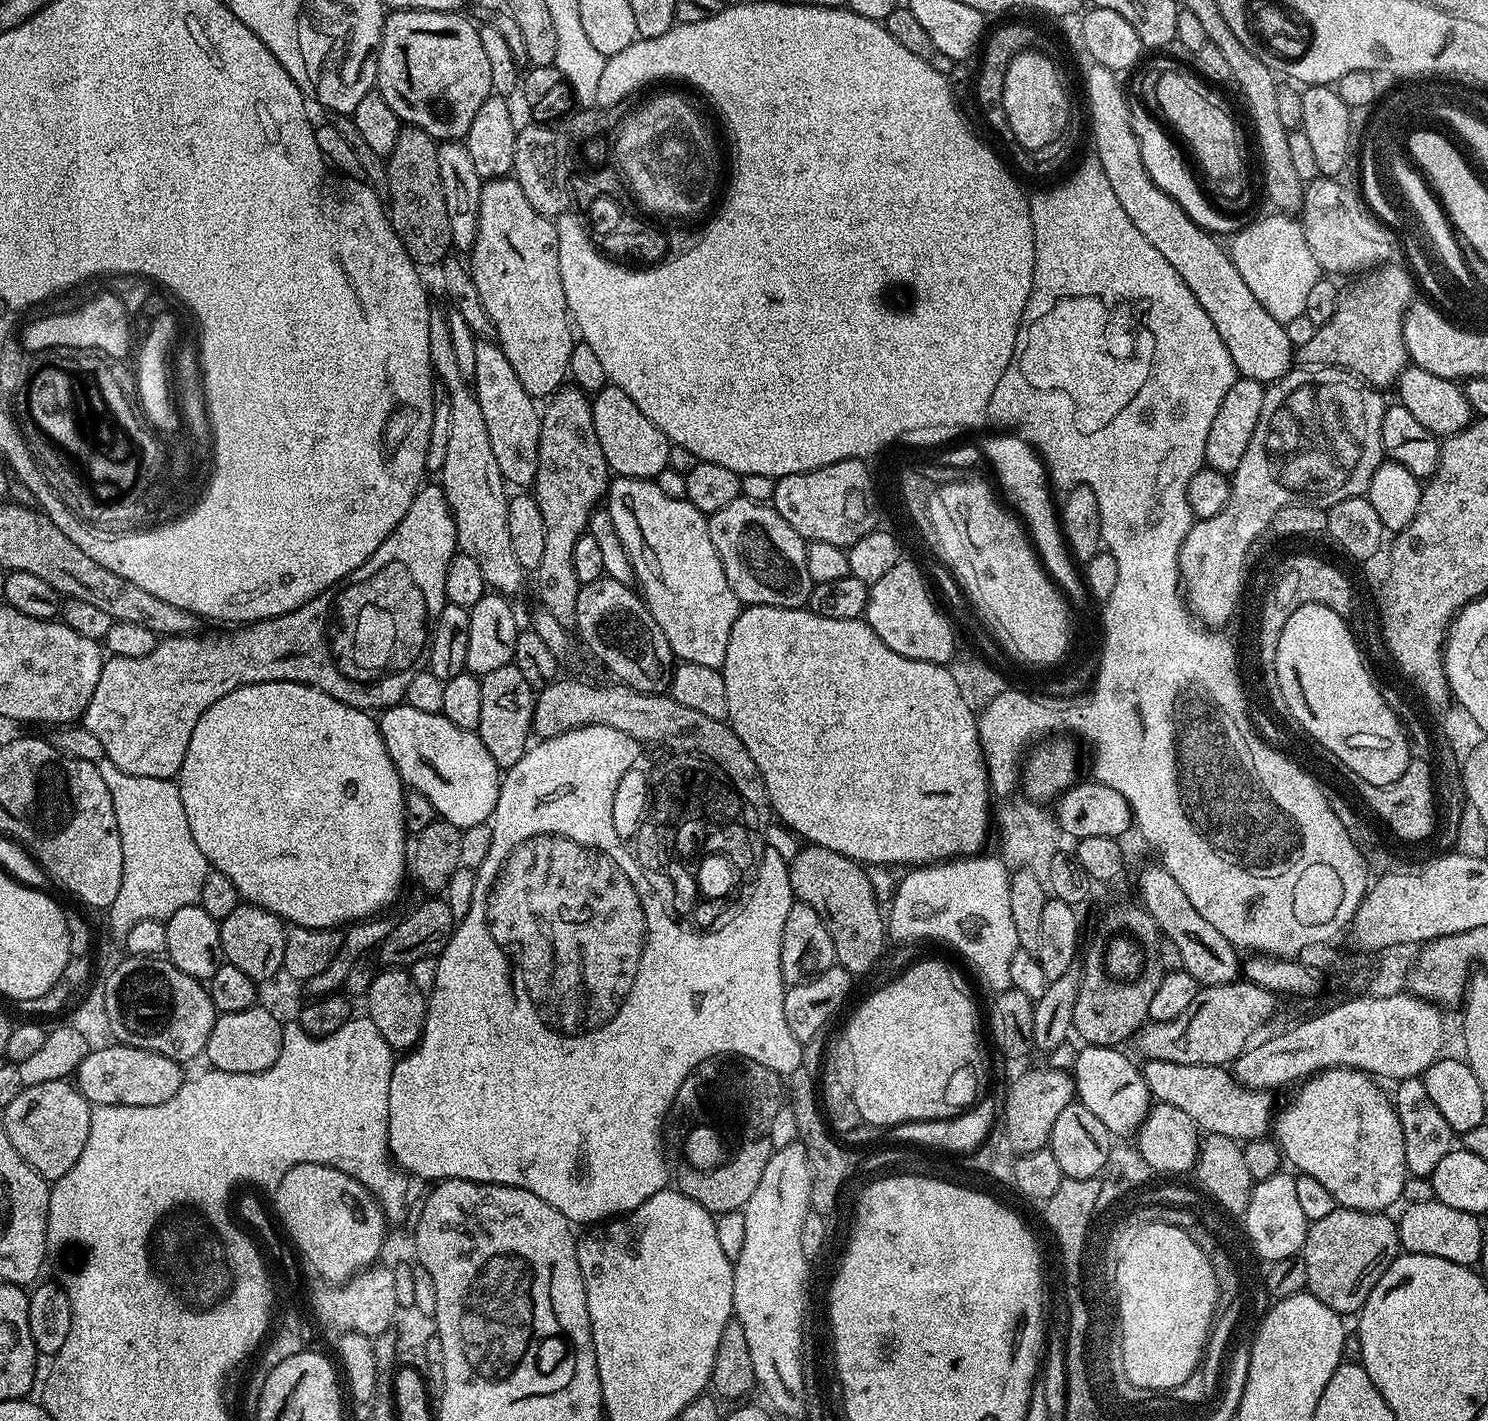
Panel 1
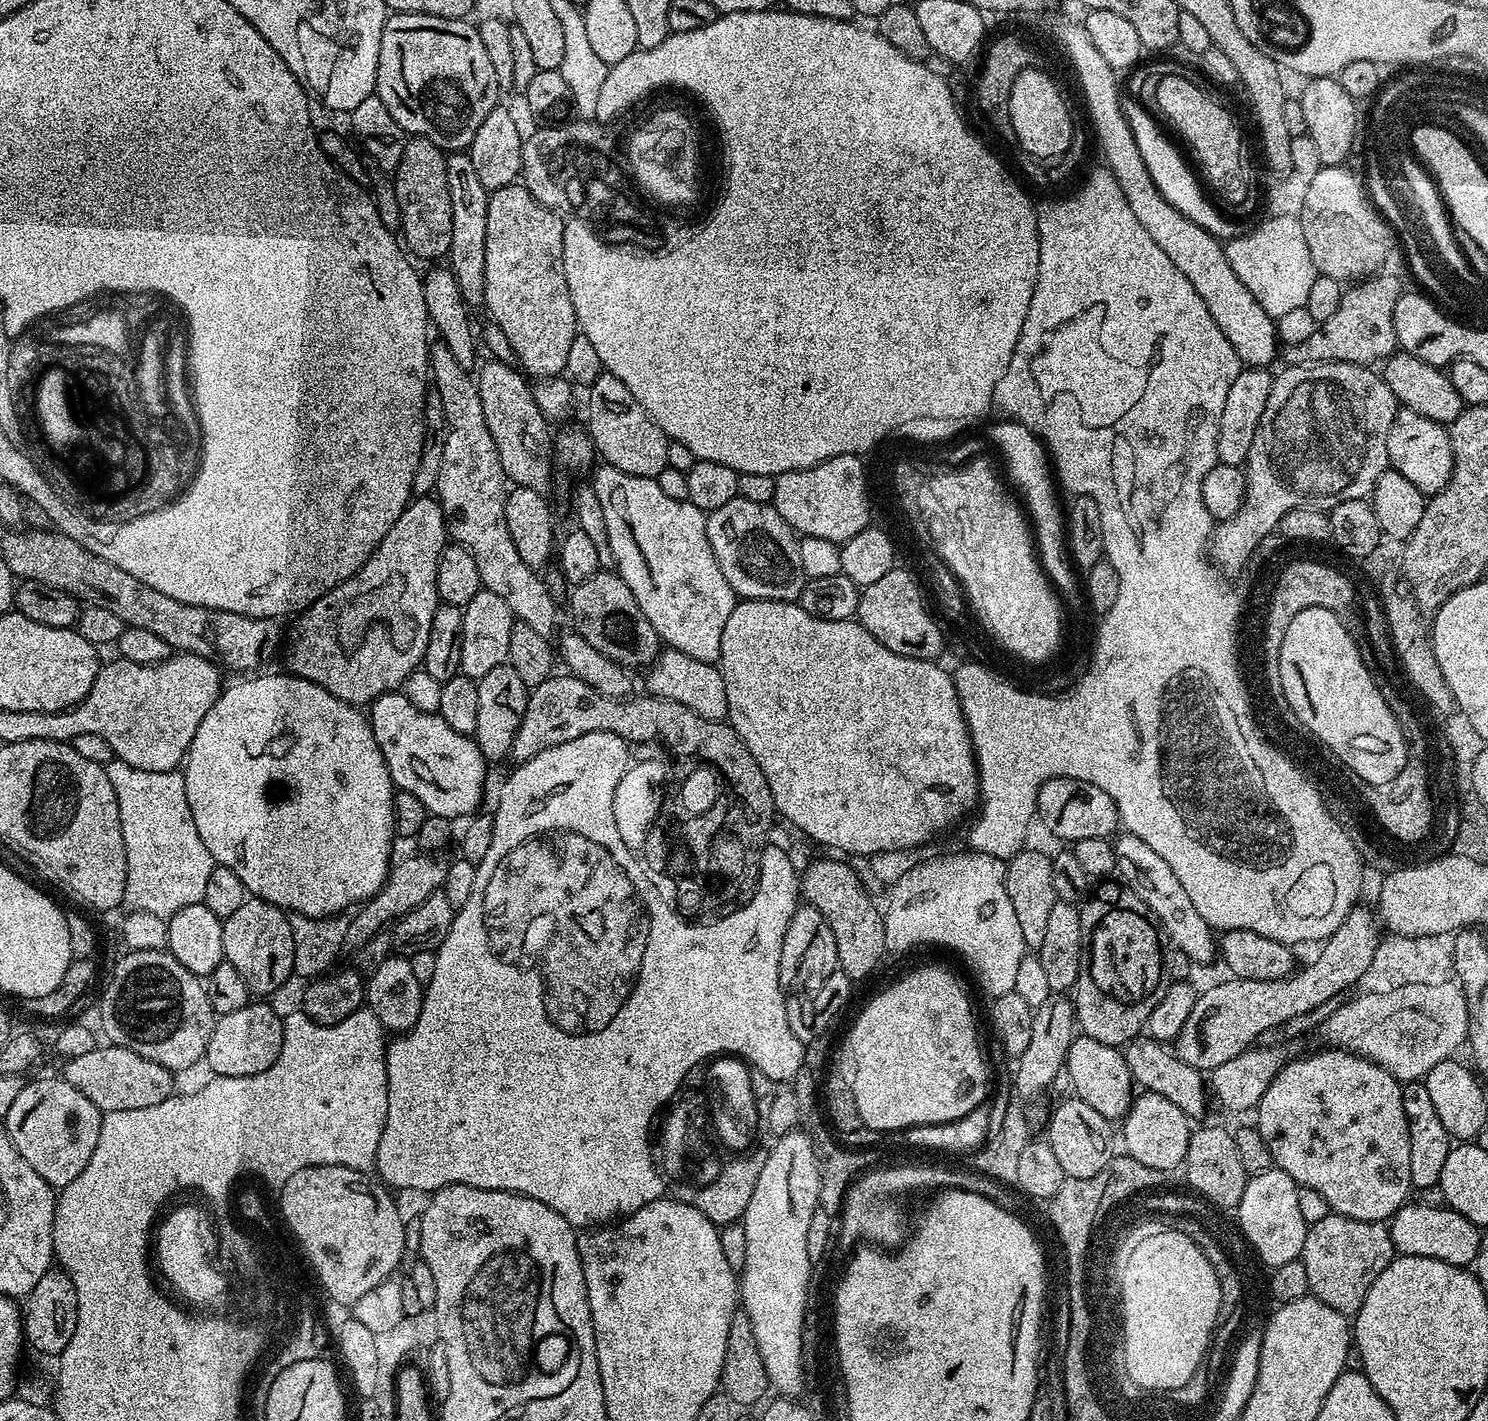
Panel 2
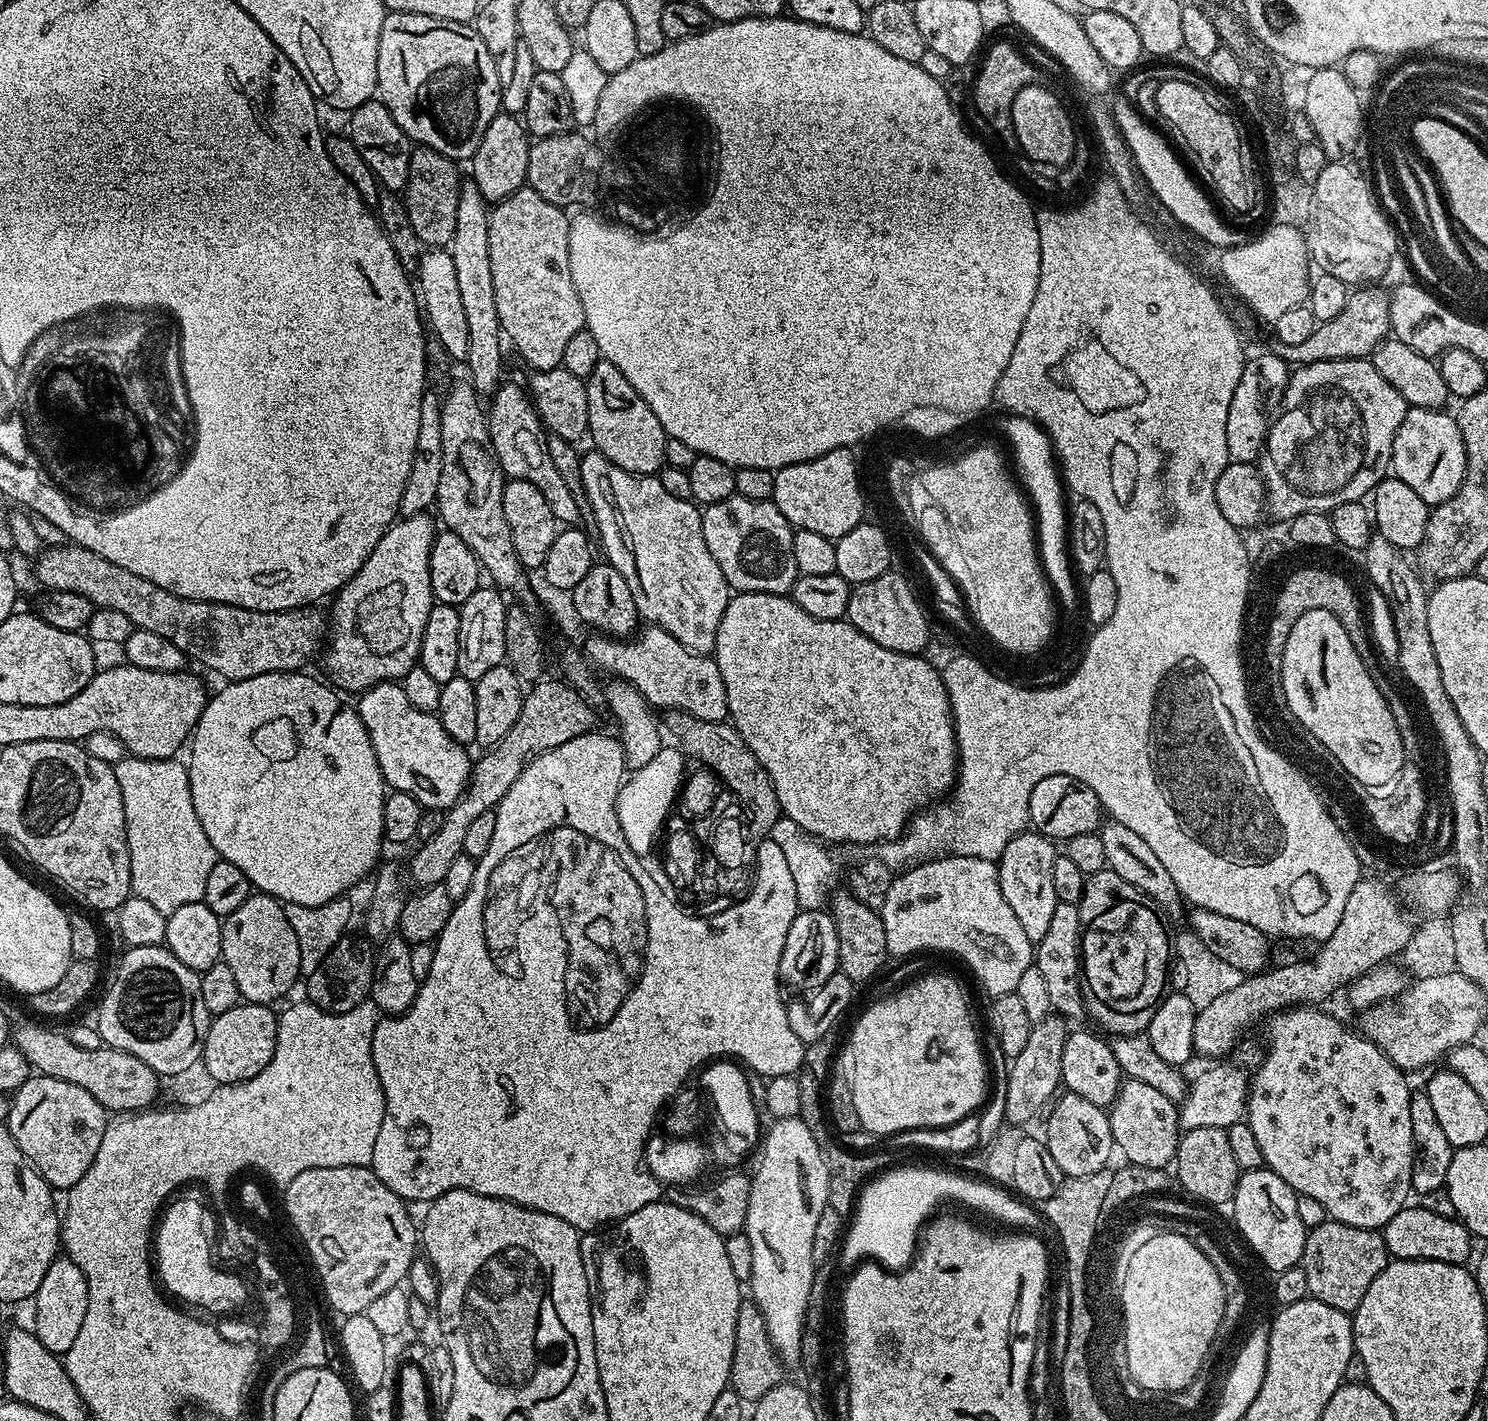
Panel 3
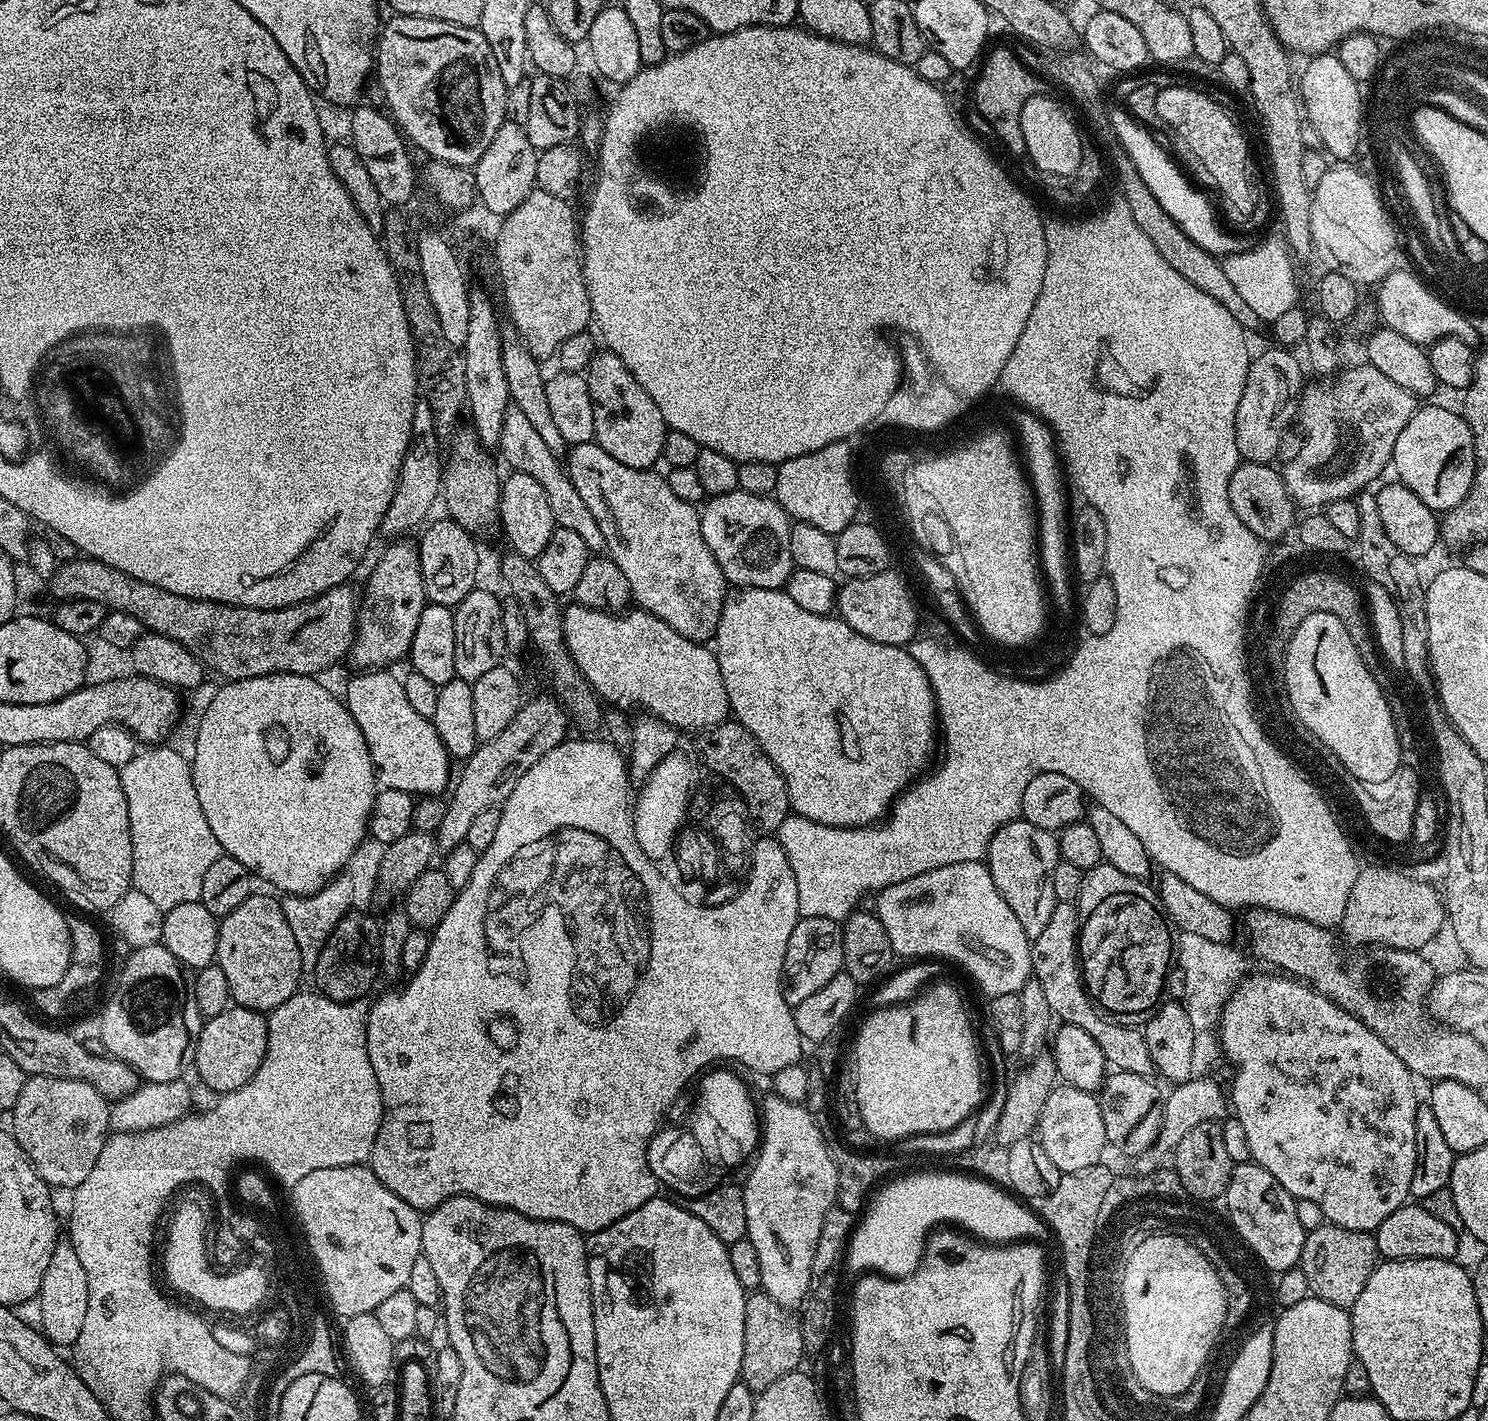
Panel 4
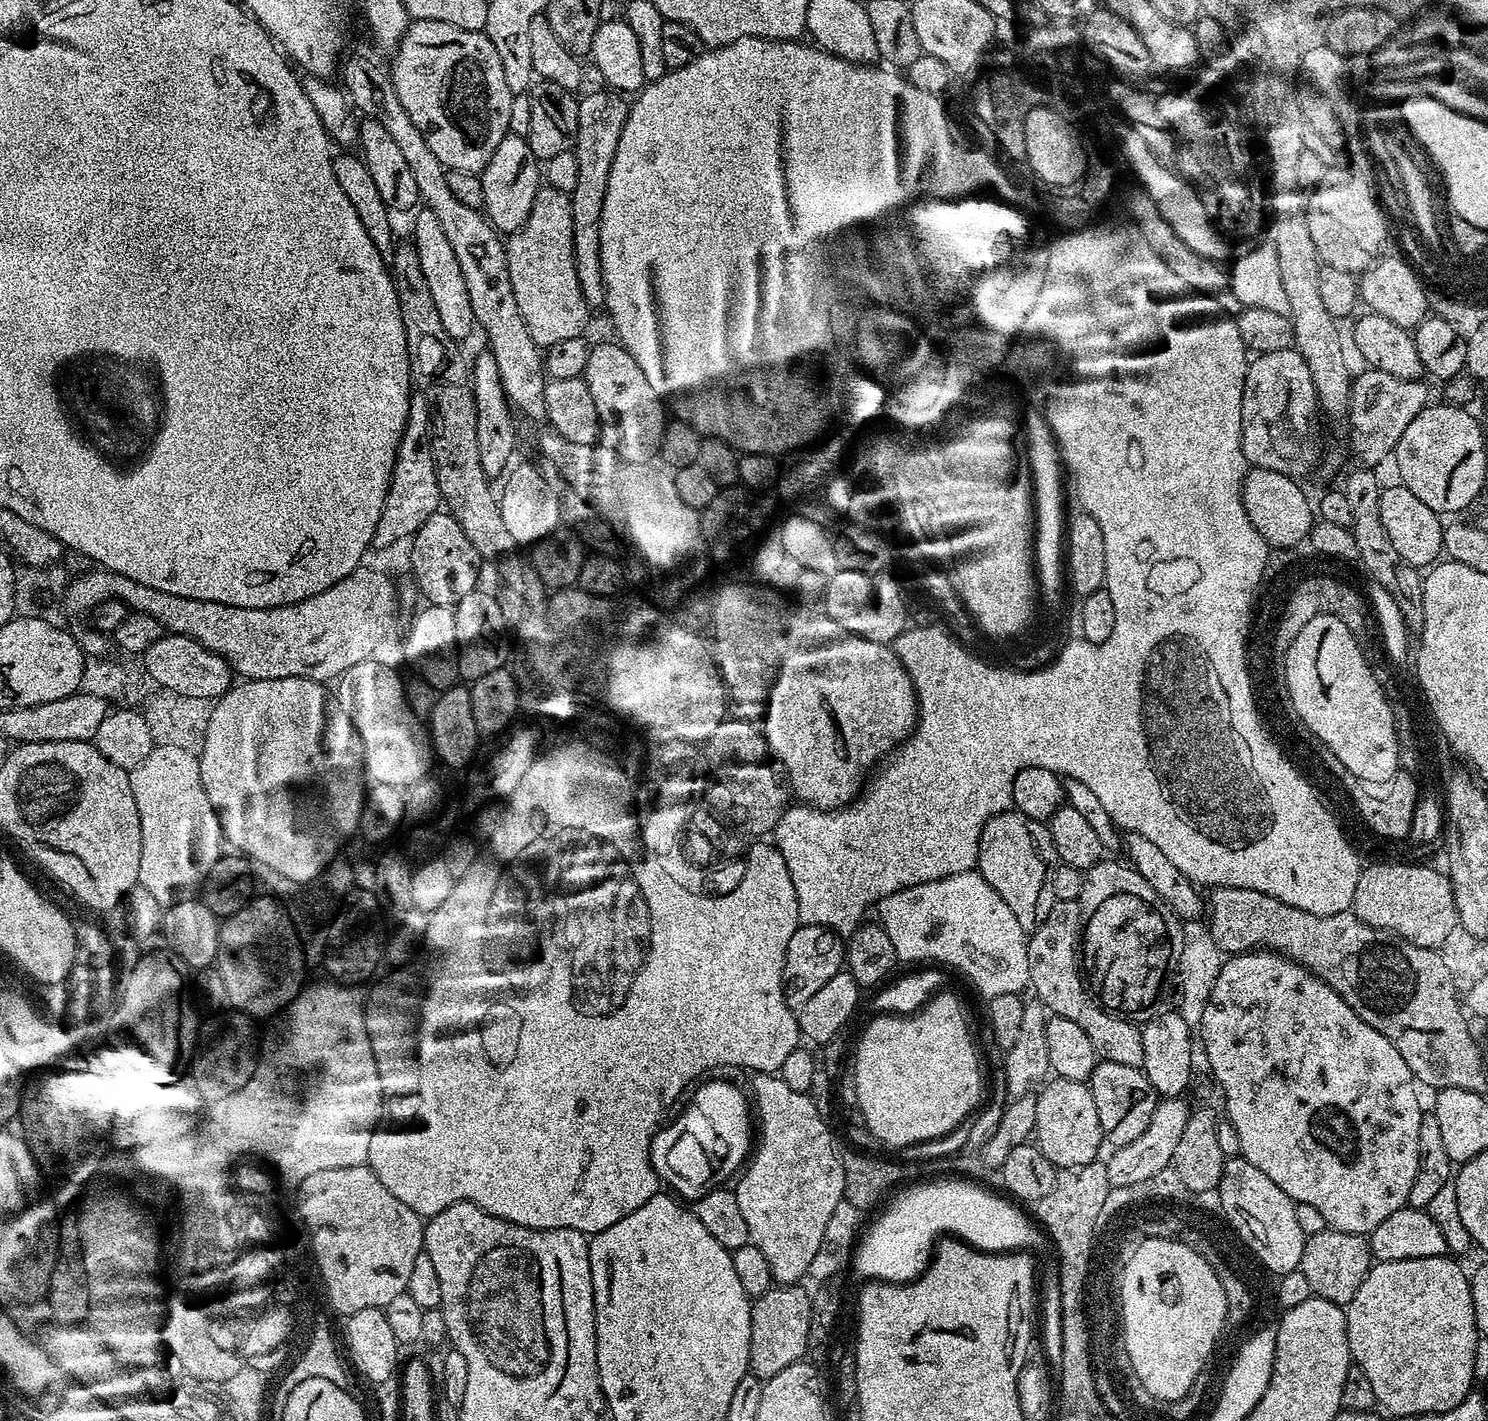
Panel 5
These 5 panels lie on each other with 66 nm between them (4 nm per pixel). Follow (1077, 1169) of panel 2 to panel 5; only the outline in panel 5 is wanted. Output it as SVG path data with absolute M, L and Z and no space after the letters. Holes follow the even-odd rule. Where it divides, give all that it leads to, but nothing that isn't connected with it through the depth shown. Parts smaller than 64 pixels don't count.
M1052 1078L1039 1089L1036 1099L1037 1122L1034 1133L1036 1147L1046 1154L1057 1169L1077 1168L1093 1163L1105 1143L1102 1122L1098 1122L1098 1110L1094 1107L1094 1094L1083 1080Z

